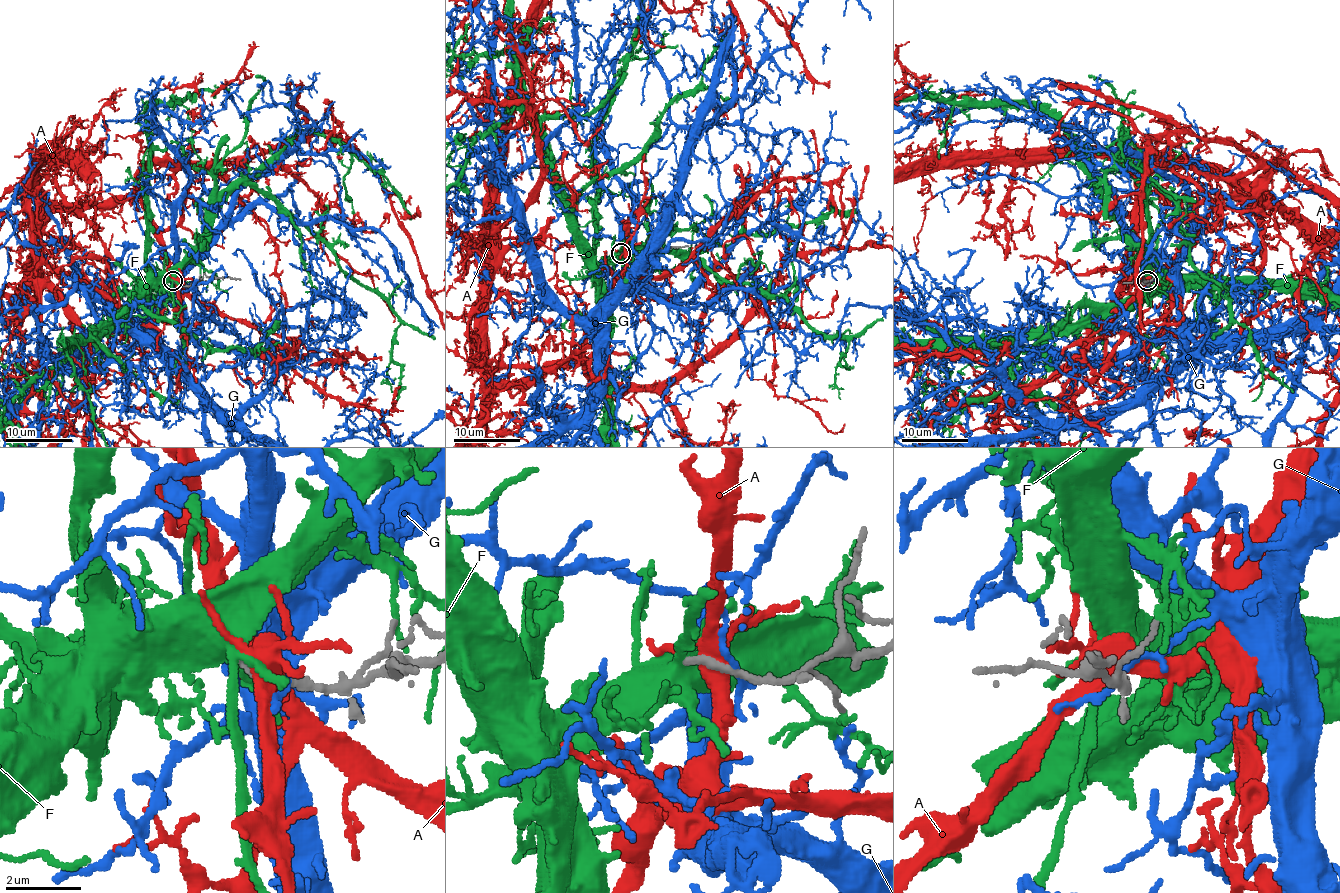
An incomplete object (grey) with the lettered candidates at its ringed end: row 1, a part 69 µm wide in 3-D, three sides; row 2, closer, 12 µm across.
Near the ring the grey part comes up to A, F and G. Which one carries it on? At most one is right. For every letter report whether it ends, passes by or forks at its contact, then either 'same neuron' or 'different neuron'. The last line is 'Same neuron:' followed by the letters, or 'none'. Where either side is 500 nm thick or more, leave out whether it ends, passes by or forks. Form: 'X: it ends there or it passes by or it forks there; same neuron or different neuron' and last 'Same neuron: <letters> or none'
A: different neuron
F: it forks there; different neuron
G: it passes by; different neuron
Same neuron: none

